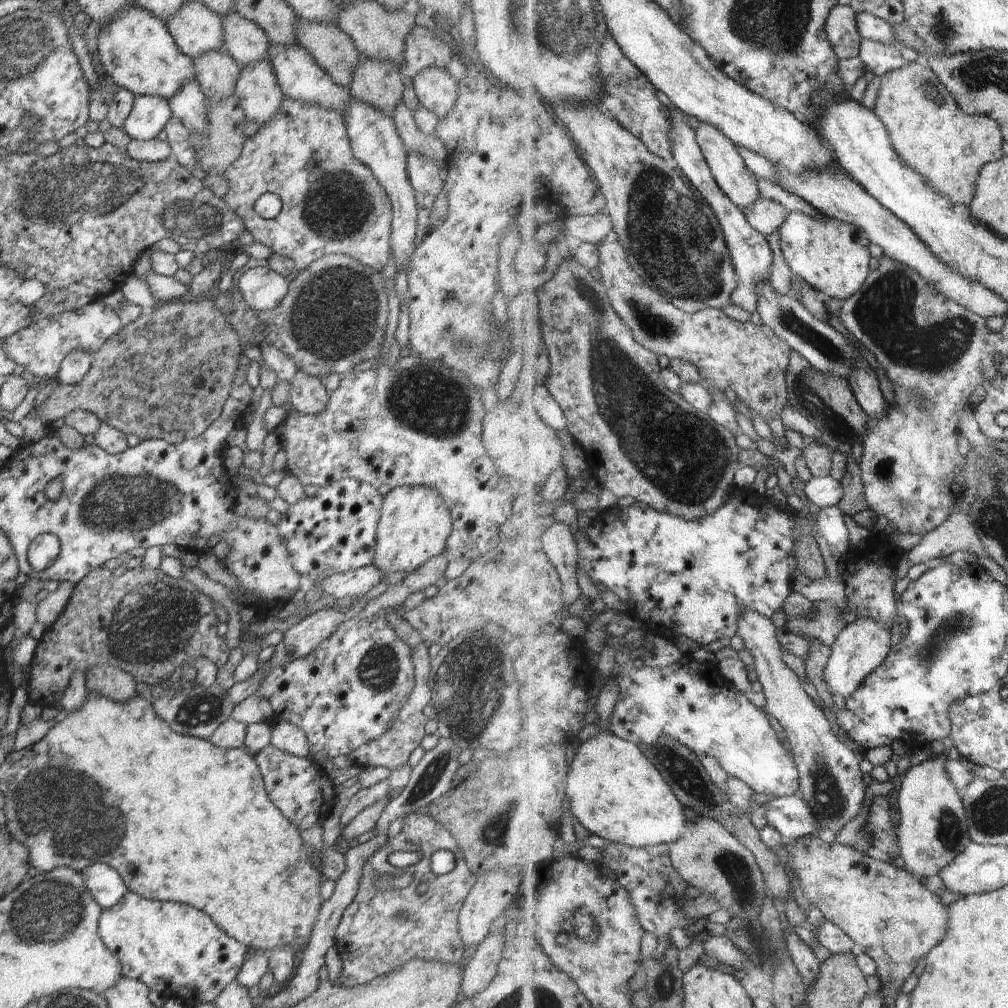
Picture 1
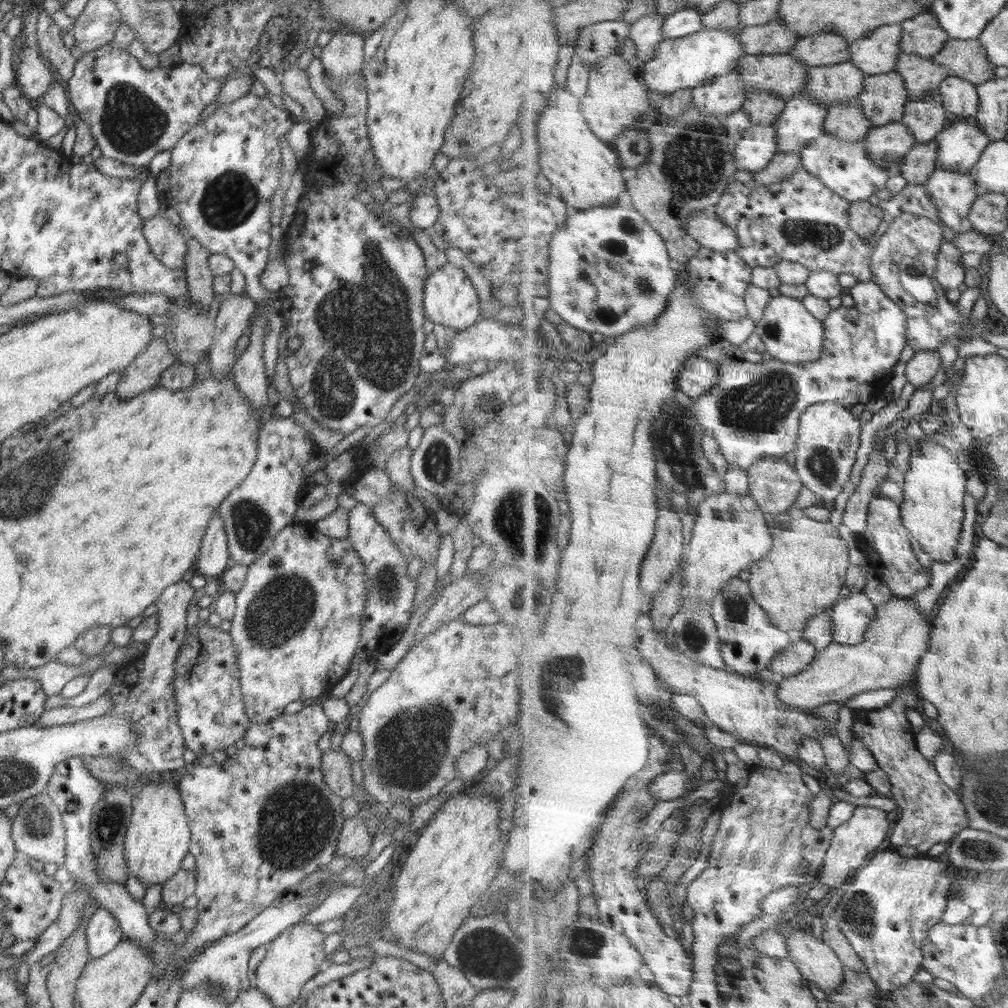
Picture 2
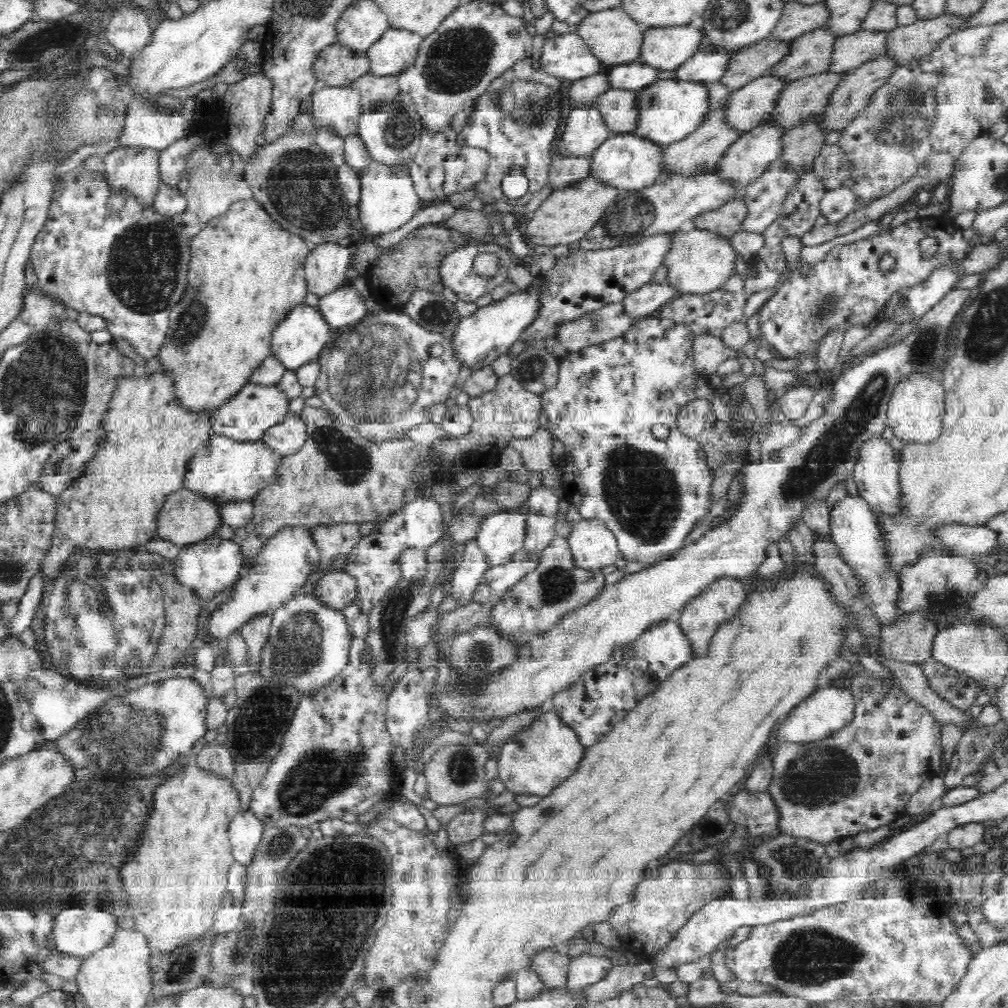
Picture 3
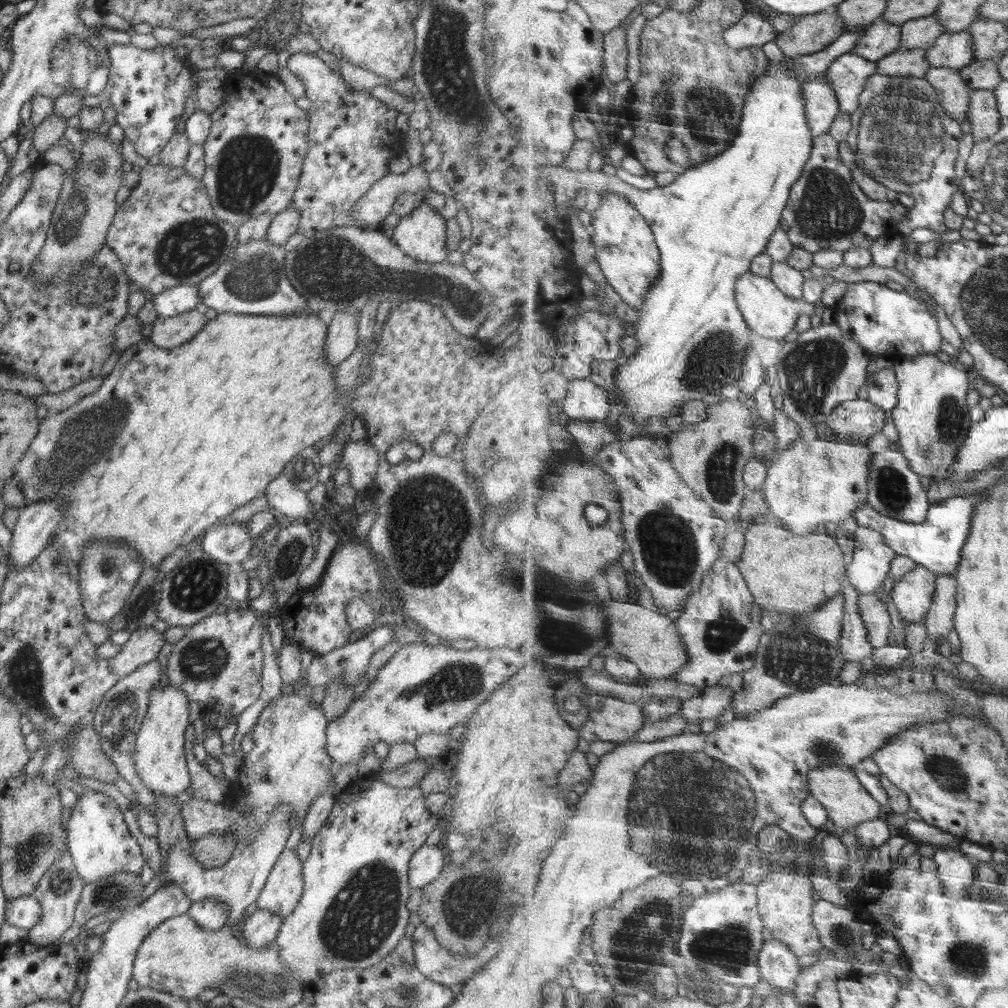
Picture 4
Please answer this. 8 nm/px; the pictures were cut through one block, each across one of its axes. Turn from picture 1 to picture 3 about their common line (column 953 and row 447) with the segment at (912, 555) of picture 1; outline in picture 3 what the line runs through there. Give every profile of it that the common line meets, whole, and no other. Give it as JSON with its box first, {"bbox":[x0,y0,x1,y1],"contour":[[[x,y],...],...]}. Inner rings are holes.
{"bbox":[512,427,554,472],"contour":[[[538,427],[534,434],[514,442],[512,447],[521,454],[524,468],[540,472],[554,465],[554,439],[548,427]]]}

